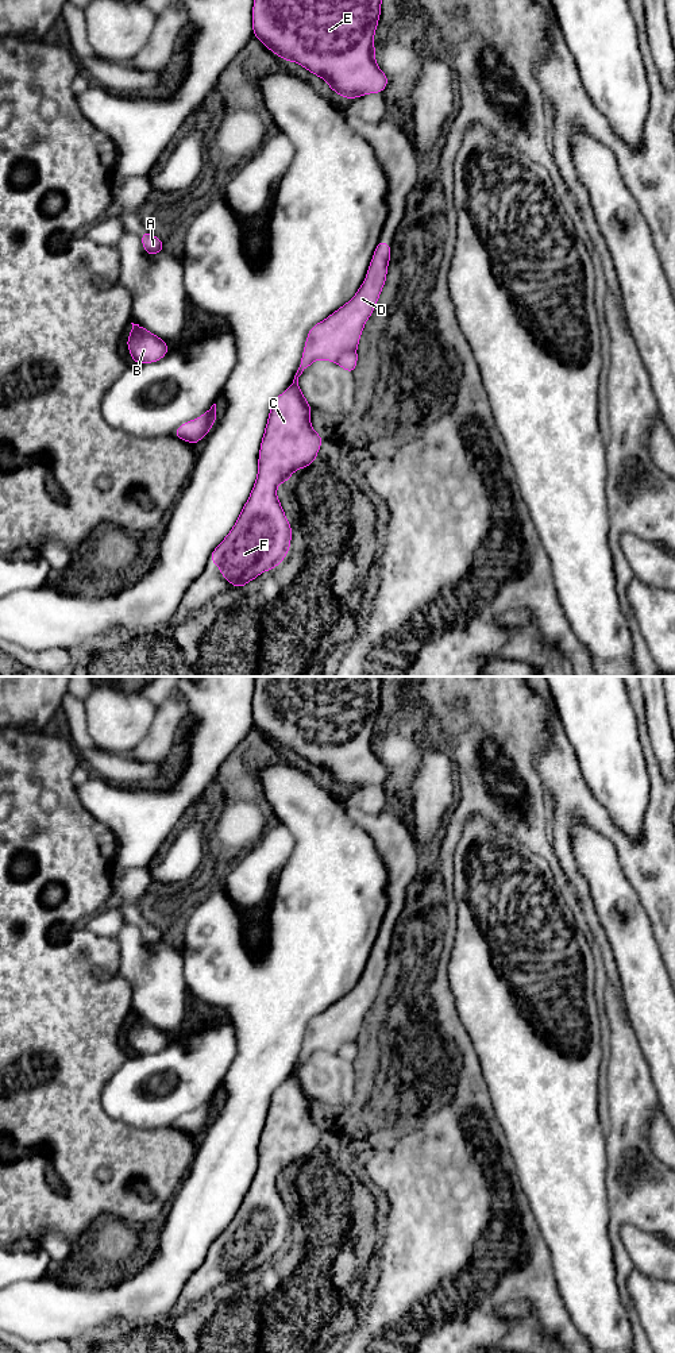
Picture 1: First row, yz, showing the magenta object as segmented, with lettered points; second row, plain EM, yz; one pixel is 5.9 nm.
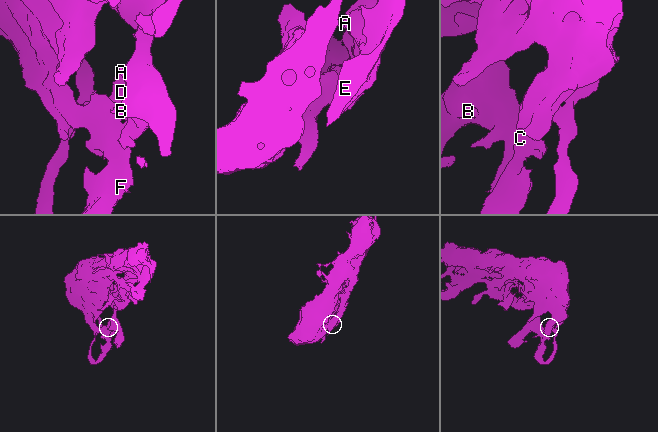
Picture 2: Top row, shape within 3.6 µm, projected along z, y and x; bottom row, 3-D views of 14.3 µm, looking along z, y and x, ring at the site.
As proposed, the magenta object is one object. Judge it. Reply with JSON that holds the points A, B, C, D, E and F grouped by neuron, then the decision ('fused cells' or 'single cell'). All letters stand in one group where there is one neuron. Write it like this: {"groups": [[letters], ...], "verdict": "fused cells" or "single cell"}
{"groups": [["A", "B", "E"], ["C", "D", "F"]], "verdict": "fused cells"}

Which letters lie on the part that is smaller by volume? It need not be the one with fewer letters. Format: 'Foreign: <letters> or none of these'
Foreign: C, D, F

